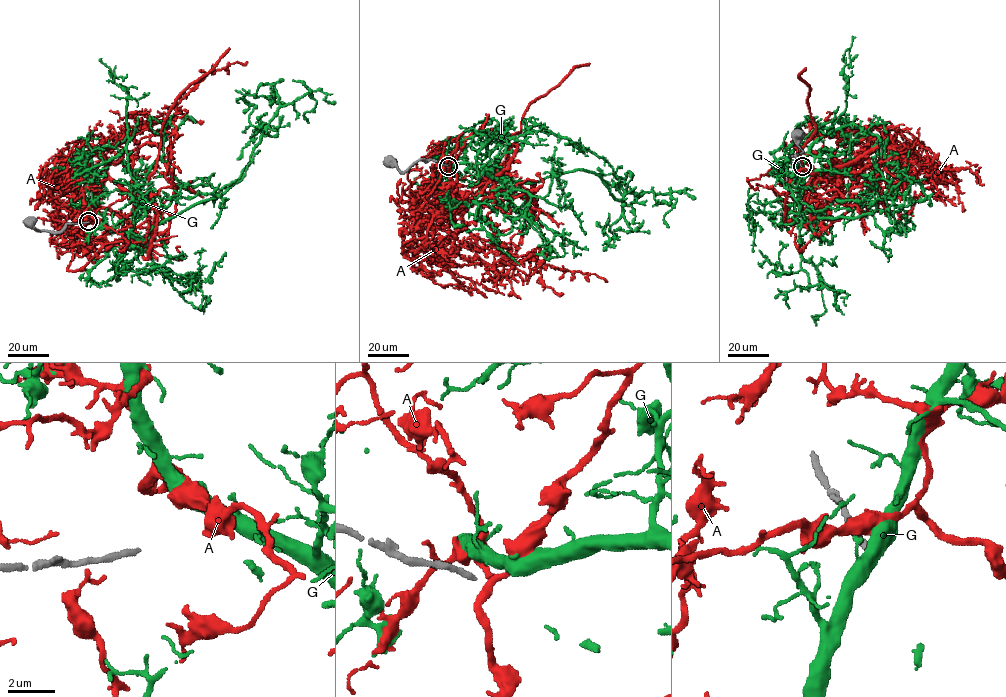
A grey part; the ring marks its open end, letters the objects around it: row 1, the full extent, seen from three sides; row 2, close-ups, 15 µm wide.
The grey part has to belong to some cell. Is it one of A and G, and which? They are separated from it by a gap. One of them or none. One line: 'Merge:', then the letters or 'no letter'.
Merge: G

